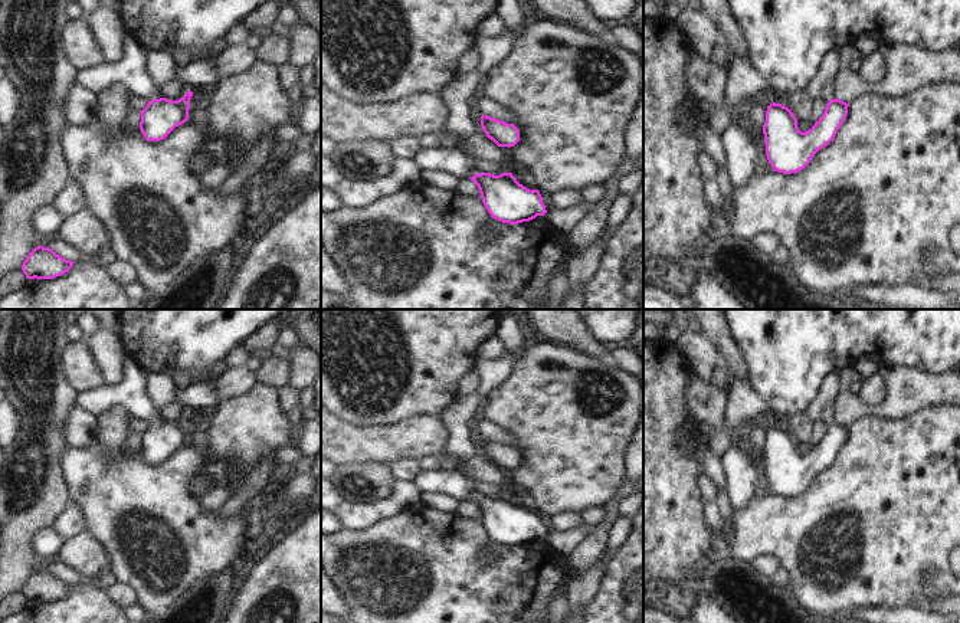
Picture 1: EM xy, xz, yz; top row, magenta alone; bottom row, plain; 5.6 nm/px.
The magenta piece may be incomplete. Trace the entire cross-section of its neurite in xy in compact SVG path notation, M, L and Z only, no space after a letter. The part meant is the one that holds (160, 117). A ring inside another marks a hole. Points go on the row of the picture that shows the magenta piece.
M125 33L122 37L122 58L115 62L101 63L78 71L76 82L96 94L114 82L124 83L135 96L144 96L148 104L141 111L140 129L147 141L164 140L176 127L189 119L189 91L183 98L171 101L161 96L160 85L155 85L145 71L145 52Z

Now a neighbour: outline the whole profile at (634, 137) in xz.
M643 91L635 105L630 122L626 125L626 161L629 165L643 154Z

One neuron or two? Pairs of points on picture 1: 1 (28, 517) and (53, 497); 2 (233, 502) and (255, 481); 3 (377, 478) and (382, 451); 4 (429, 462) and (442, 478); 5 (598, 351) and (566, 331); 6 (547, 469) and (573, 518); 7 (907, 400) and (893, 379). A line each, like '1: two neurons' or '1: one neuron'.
1: one neuron
2: one neuron
3: two neurons
4: two neurons
5: one neuron
6: two neurons
7: one neuron

